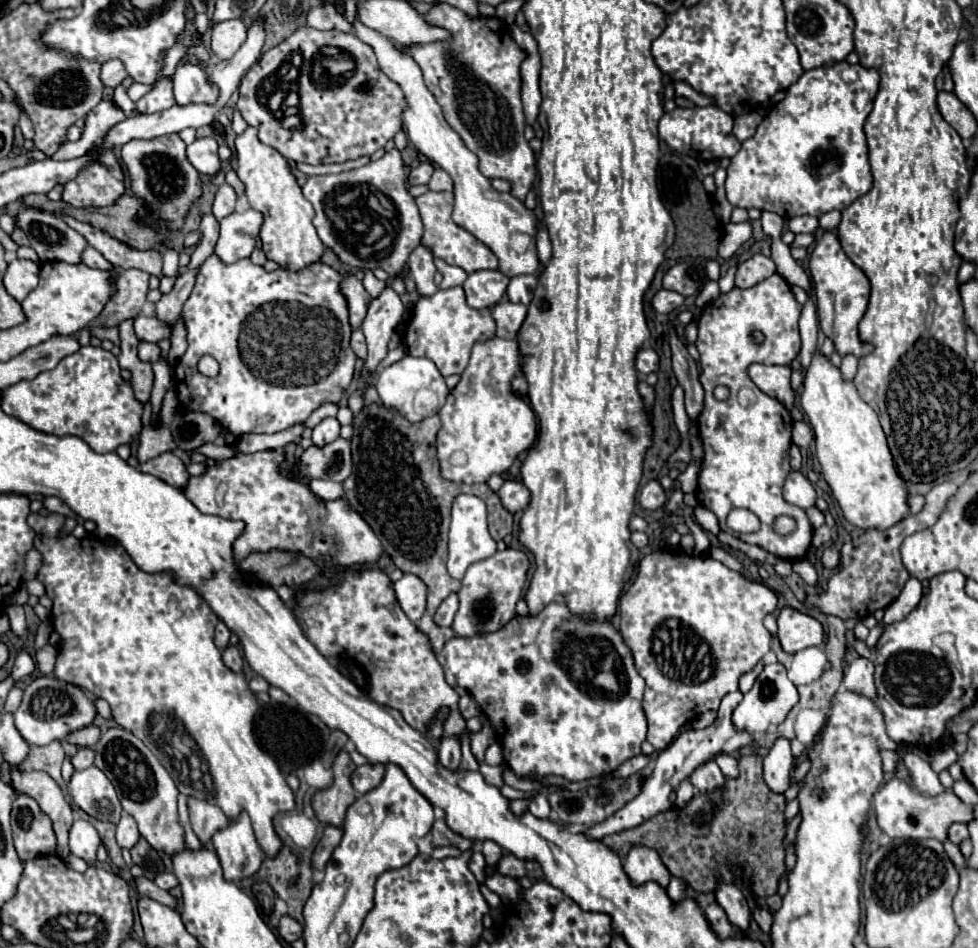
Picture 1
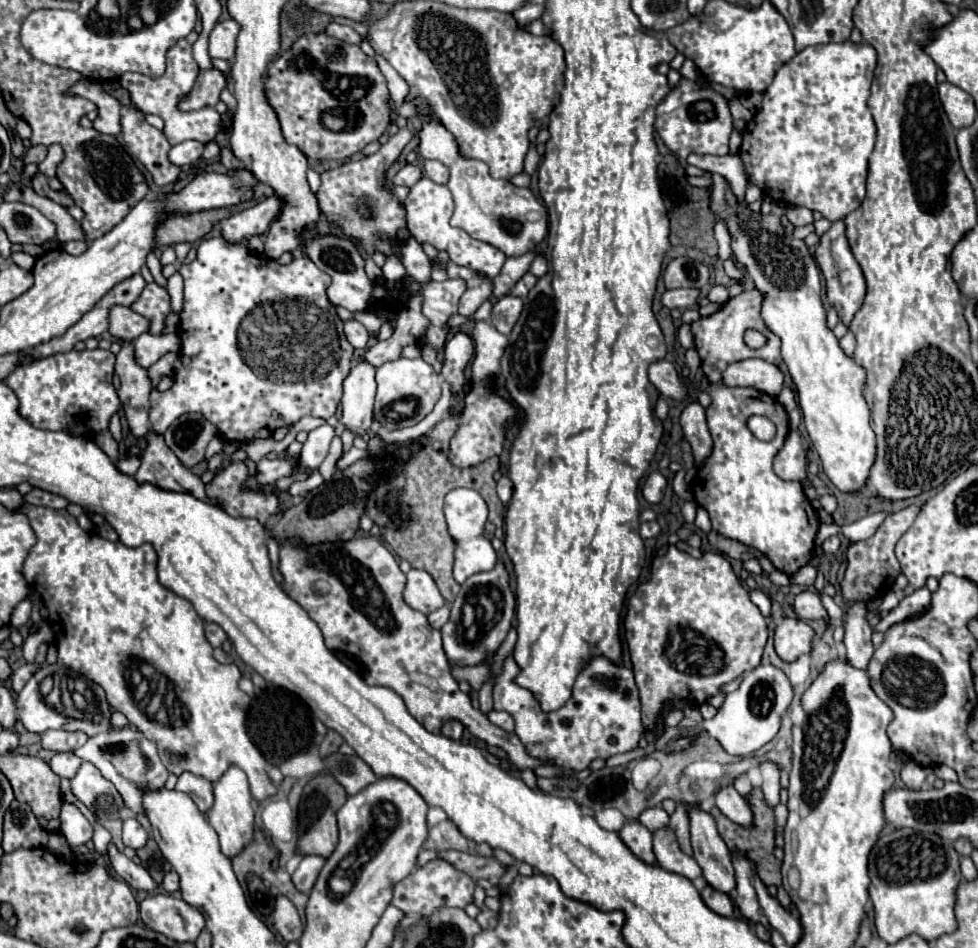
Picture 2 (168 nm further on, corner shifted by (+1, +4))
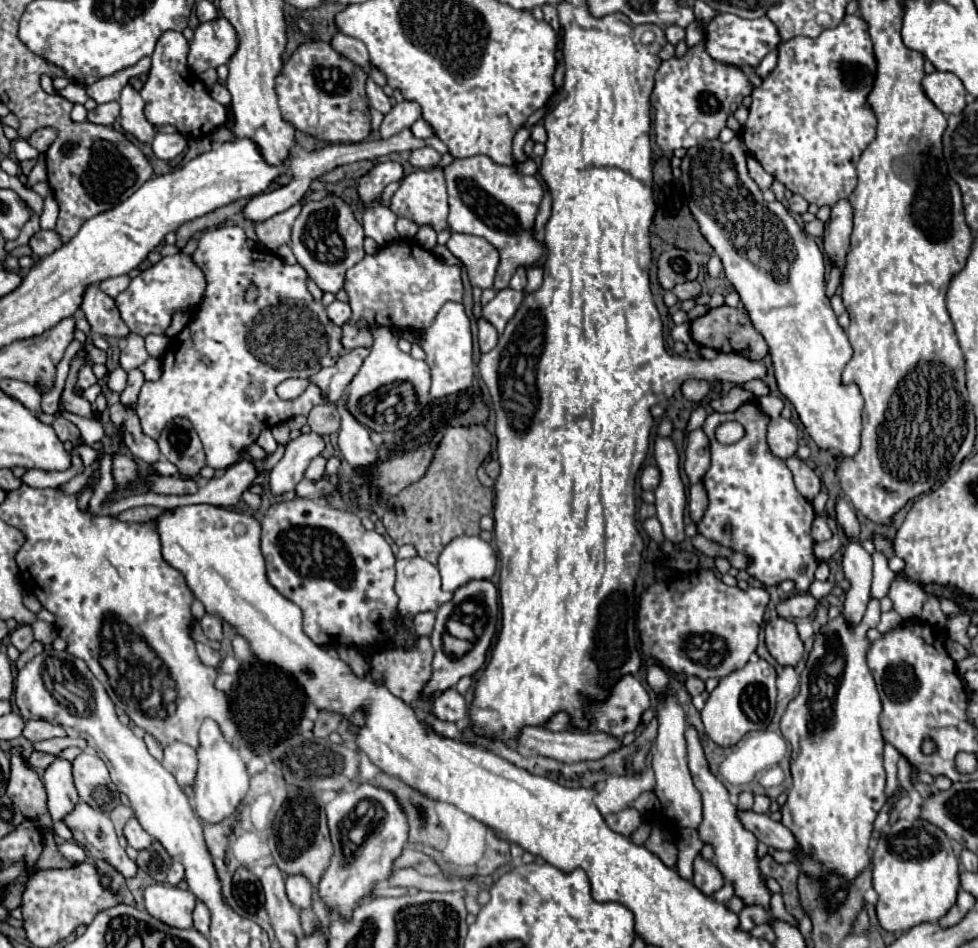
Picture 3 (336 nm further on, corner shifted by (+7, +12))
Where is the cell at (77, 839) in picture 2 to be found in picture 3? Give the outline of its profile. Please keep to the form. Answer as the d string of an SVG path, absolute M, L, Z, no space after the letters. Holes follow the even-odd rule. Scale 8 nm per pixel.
M54 759L44 771L44 787L48 795L48 811L54 821L60 821L78 801L78 791L72 781L72 763L66 759Z

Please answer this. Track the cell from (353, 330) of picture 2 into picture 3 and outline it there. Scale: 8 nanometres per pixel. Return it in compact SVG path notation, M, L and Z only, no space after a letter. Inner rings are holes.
M342 301L330 303L330 305L326 307L326 311L328 311L328 317L330 317L336 325L344 325L346 321L350 321L350 315L352 315L350 305L348 305L348 303L342 303Z

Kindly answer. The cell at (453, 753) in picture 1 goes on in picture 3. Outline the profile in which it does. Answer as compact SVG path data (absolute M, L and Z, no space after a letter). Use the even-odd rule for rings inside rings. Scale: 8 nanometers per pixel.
M450 687L434 699L432 711L442 721L460 721L466 715L466 703L464 697L454 687Z

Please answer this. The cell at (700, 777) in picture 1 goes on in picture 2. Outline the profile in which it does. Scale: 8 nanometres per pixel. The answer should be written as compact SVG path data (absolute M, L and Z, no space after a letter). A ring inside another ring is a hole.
M722 785L716 793L714 793L714 801L716 807L734 823L740 825L750 825L752 823L752 811L746 805L744 797L732 787L732 785Z

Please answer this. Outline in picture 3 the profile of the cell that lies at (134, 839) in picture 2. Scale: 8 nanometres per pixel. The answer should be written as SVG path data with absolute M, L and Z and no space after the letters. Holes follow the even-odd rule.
M130 819L124 827L124 835L128 839L128 843L136 849L136 851L142 851L142 849L150 849L152 843L154 843L154 837L148 835L142 825L138 823L138 819Z

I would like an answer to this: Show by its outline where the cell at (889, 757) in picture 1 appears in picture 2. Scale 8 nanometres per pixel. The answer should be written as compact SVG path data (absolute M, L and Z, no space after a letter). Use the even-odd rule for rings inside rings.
M908 763L908 765L902 767L900 777L902 777L902 781L904 781L906 787L920 789L924 785L924 781L926 781L926 777L928 777L930 771L932 771L930 767L924 767L924 765L918 765L918 763Z

